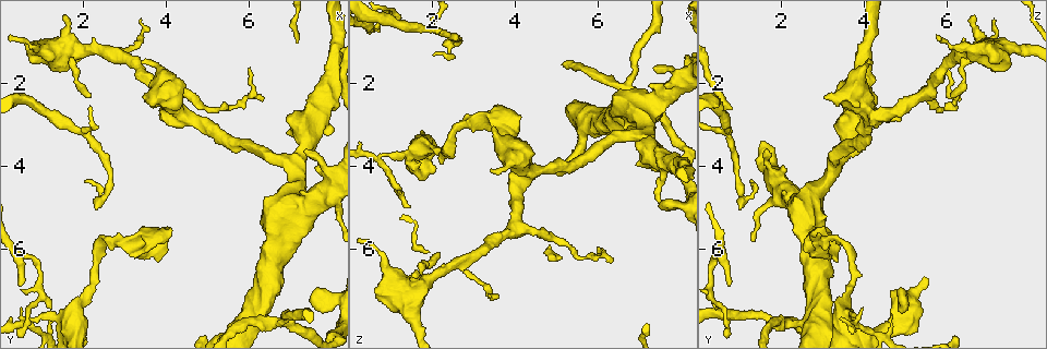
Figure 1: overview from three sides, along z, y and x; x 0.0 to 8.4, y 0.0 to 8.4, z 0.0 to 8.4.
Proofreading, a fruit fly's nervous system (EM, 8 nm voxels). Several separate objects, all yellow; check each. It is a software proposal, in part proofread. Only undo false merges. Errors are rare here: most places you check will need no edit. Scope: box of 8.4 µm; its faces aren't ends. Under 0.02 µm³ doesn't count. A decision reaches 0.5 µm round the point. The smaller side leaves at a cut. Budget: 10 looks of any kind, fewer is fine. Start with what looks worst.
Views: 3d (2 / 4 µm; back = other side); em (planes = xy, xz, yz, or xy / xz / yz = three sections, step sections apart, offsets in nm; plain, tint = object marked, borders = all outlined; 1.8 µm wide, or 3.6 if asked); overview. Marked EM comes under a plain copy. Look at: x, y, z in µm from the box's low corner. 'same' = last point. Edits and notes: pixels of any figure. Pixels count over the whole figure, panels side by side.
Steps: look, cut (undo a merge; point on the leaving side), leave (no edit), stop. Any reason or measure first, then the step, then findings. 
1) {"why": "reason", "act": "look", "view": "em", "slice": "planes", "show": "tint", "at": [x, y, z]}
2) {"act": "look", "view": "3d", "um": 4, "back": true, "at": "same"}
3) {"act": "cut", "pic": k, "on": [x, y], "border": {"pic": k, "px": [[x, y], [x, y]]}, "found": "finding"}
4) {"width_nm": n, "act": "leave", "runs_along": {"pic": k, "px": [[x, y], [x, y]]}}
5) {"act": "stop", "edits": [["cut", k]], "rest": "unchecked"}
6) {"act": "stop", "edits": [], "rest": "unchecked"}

{"why": "sharp bend", "act": "look", "view": "em", "slice": "planes", "show": "tint", "at": [6.75, 7.80, 2.10]}

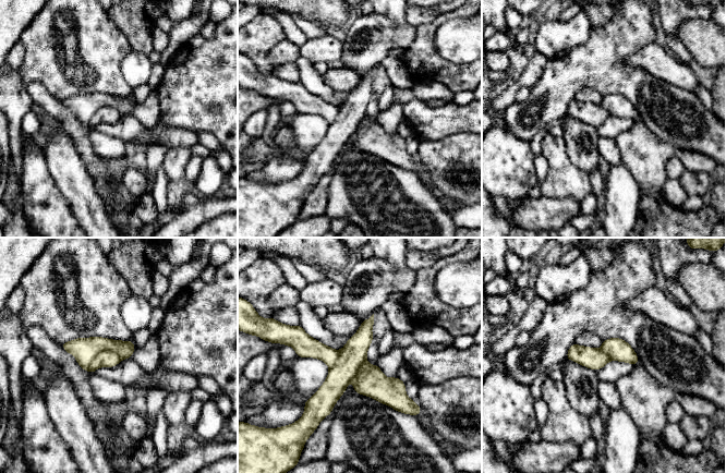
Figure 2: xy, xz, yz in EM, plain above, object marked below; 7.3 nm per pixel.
{"act": "cut", "pic": 2, "on": [84, 350], "found": "two neurons meet here"}

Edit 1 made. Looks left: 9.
{"act": "look", "view": "overview"}

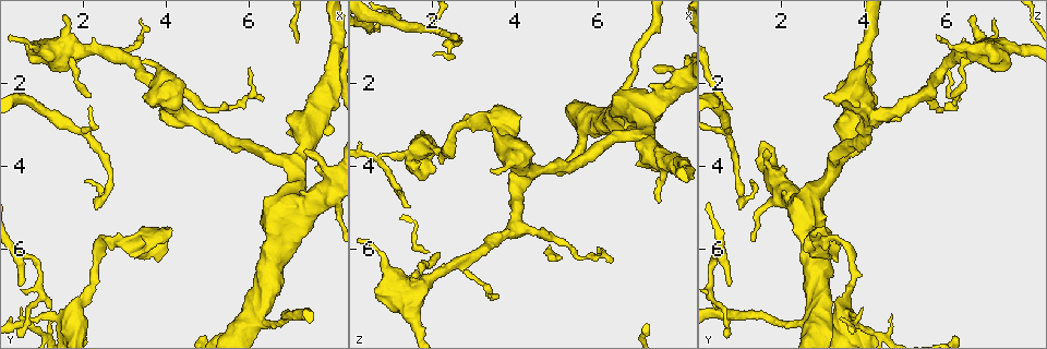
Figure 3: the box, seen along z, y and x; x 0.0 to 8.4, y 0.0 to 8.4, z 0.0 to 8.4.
{"why": "sharp bend", "act": "look", "view": "em", "slice": "planes", "show": "tint", "at": [3.35, 6.00, 2.90]}

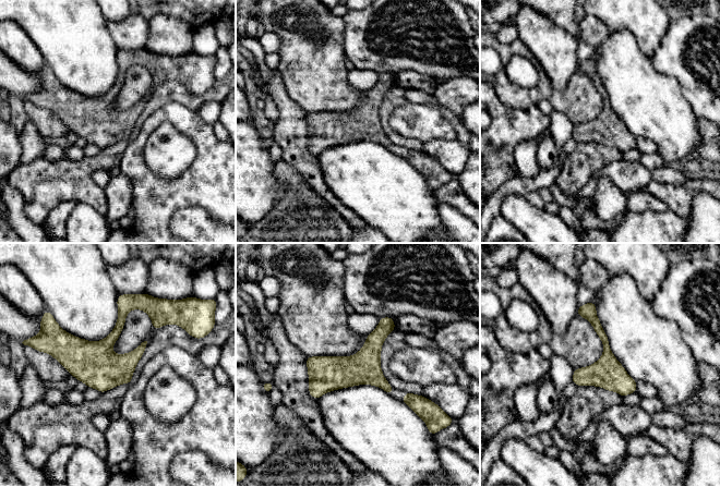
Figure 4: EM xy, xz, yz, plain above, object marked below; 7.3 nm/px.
{"width_nm": 240, "act": "leave", "runs_along": {"pic": 4, "px": [[390, 319], [348, 370], [312, 392]]}, "found": "all the same neuron"}

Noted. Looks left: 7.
{"why": "three-way junction", "act": "look", "view": "em", "slice": "xz", "step": 16, "show": "tint", "at": [0.85, 7.70, 3.75]}

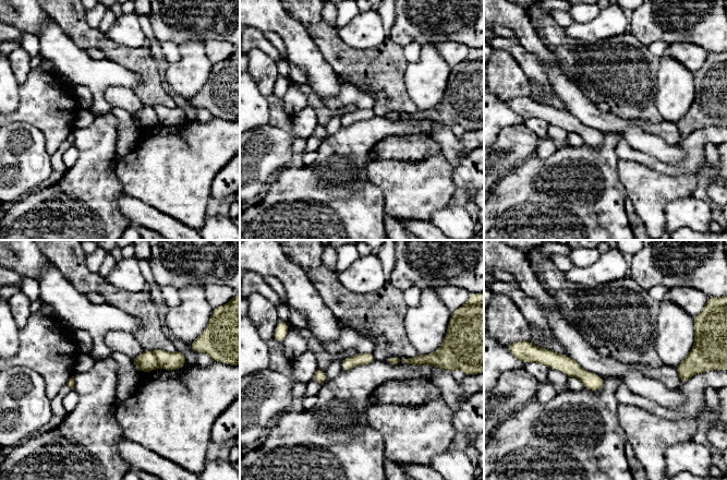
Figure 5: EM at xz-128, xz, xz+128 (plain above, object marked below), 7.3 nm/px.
{"why": "cut it another way", "act": "look", "view": "em", "slice": "planes", "show": "tint", "at": "same"}

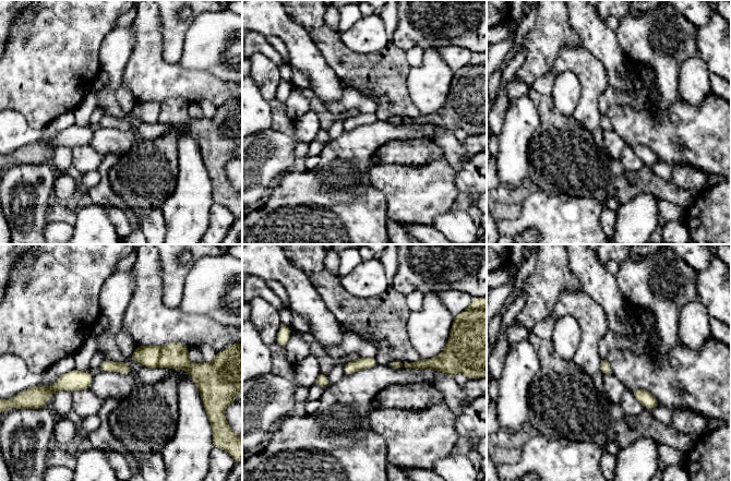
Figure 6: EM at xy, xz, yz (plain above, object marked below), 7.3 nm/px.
{"act": "cut", "pic": 6, "on": [148, 356], "border": {"pic": 6, "px": [[160, 347], [157, 365]]}, "found": "a second neuron is stuck on"}

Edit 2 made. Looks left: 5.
{"act": "stop", "edits": [["cut", 2], ["cut", 6]], "rest": "unchecked"}

